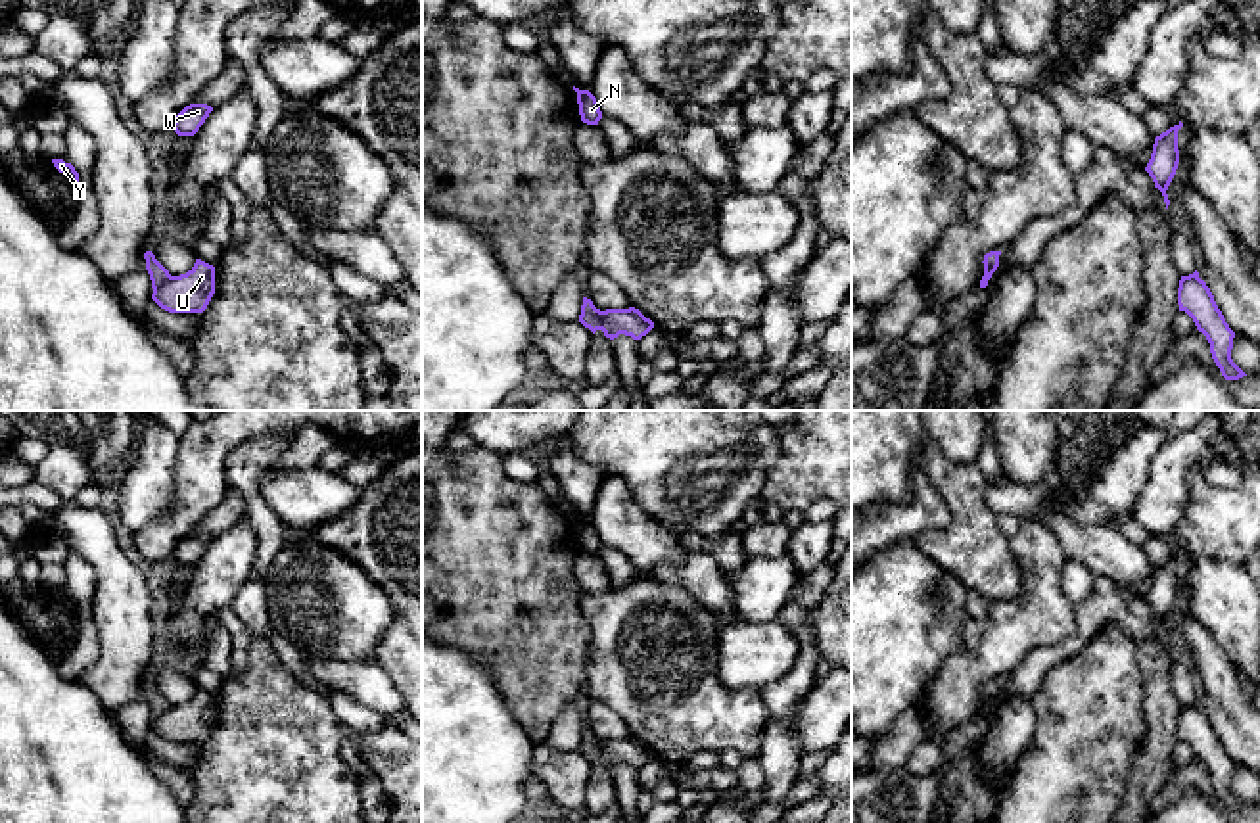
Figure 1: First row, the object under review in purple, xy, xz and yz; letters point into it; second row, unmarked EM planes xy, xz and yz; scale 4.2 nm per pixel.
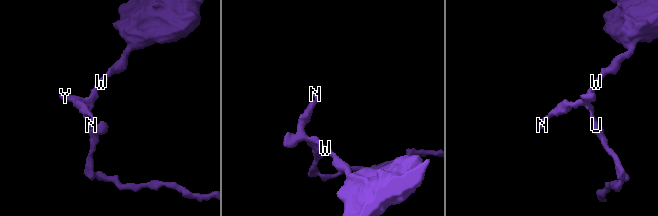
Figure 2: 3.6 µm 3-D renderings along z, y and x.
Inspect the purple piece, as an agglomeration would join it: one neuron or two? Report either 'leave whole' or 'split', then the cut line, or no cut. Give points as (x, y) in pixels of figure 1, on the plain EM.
split | xz (601, 741), (597, 758)

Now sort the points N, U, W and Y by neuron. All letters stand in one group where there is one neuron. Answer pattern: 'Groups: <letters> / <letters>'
Groups: N W Y / U

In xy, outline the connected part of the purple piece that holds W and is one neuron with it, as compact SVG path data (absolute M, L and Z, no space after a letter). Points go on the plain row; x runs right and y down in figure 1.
M190 533L175 549L173 558L178 566L194 566L213 541L207 533Z

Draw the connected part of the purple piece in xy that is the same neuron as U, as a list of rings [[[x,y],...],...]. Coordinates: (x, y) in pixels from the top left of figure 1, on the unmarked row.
[[[196,689],[180,706],[153,719],[152,729],[169,742],[203,742],[215,723],[215,696]]]

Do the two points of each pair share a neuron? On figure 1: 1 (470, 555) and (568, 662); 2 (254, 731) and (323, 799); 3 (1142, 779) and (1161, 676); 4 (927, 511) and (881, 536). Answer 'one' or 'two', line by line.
1: one
2: one
3: one
4: one

